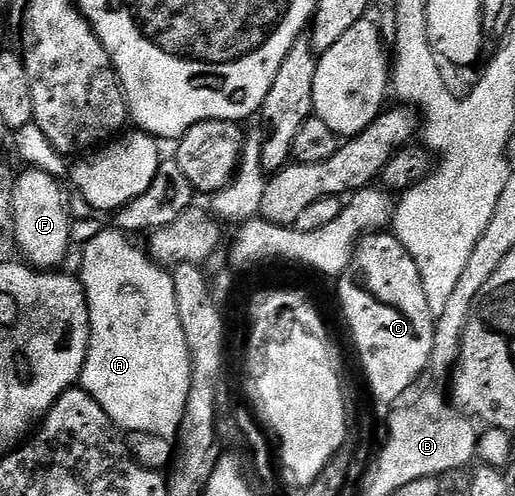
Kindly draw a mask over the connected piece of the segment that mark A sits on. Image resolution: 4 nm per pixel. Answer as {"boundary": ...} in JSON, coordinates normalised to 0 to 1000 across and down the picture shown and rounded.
{"boundary":[[[204,460],[181,484],[159,490],[161,538],[150,544],[150,558],[161,571],[161,587],[173,613],[173,653],[177,655],[177,683],[169,704],[169,724],[161,736],[157,784],[173,790],[196,823],[204,823],[208,837],[225,861],[239,871],[297,871],[297,879],[320,879],[338,885],[348,873],[348,857],[359,831],[359,815],[367,806],[371,780],[371,704],[359,685],[359,661],[351,661],[351,637],[344,629],[344,589],[336,581],[330,550],[311,530],[299,526],[283,502],[260,496],[256,482],[239,466],[221,460]]]}

